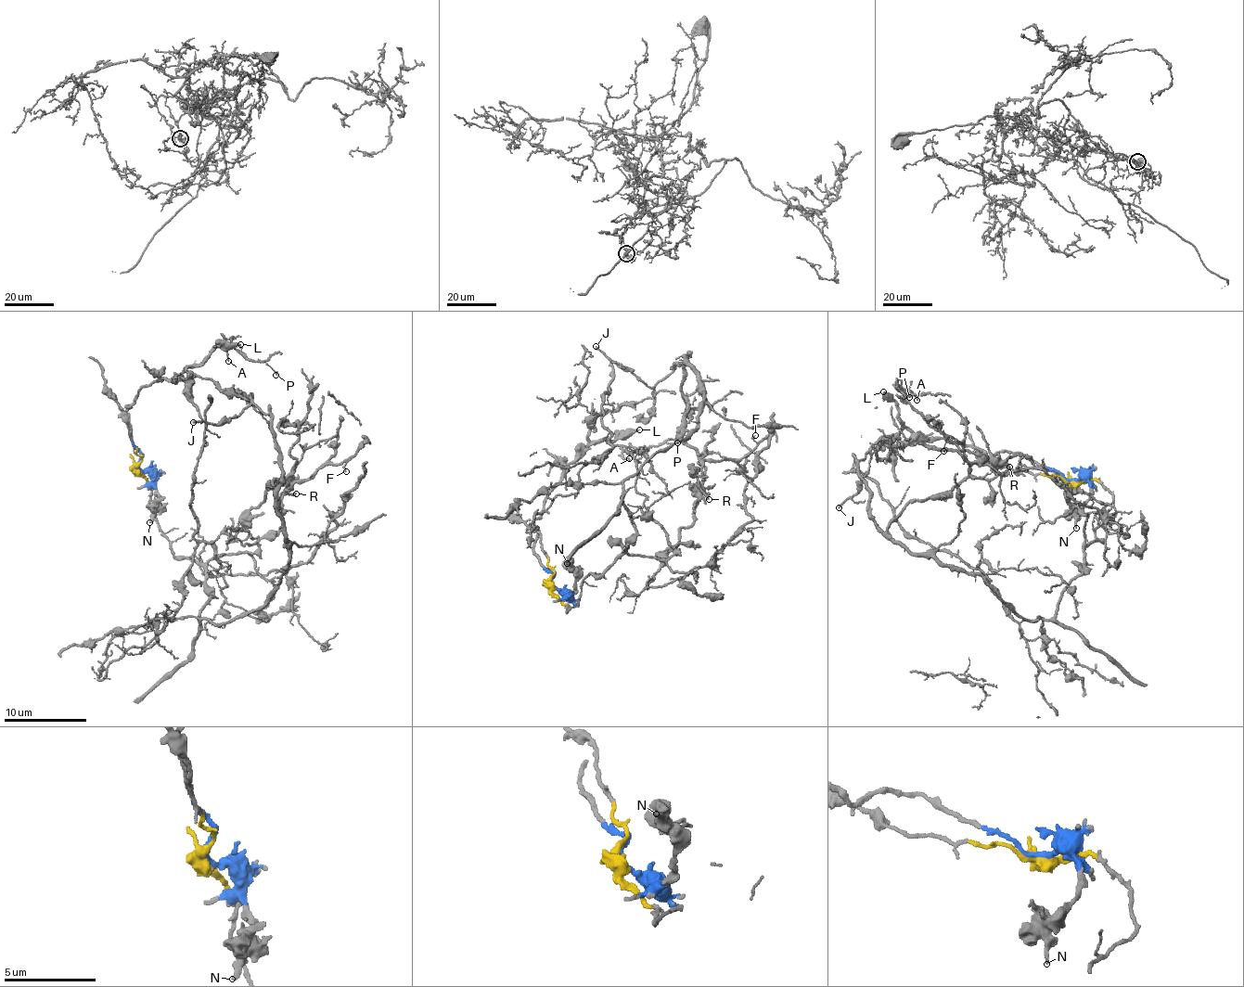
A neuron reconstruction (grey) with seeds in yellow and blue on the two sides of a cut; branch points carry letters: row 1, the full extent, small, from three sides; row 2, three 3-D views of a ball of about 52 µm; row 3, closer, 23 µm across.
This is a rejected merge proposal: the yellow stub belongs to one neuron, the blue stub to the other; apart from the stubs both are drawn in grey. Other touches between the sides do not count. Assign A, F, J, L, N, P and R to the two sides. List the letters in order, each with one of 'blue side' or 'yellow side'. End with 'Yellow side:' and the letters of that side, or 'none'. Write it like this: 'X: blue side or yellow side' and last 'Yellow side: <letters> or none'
A: blue side
F: yellow side
J: yellow side
L: blue side
N: blue side
P: blue side
R: yellow side
Yellow side: F, J, R

